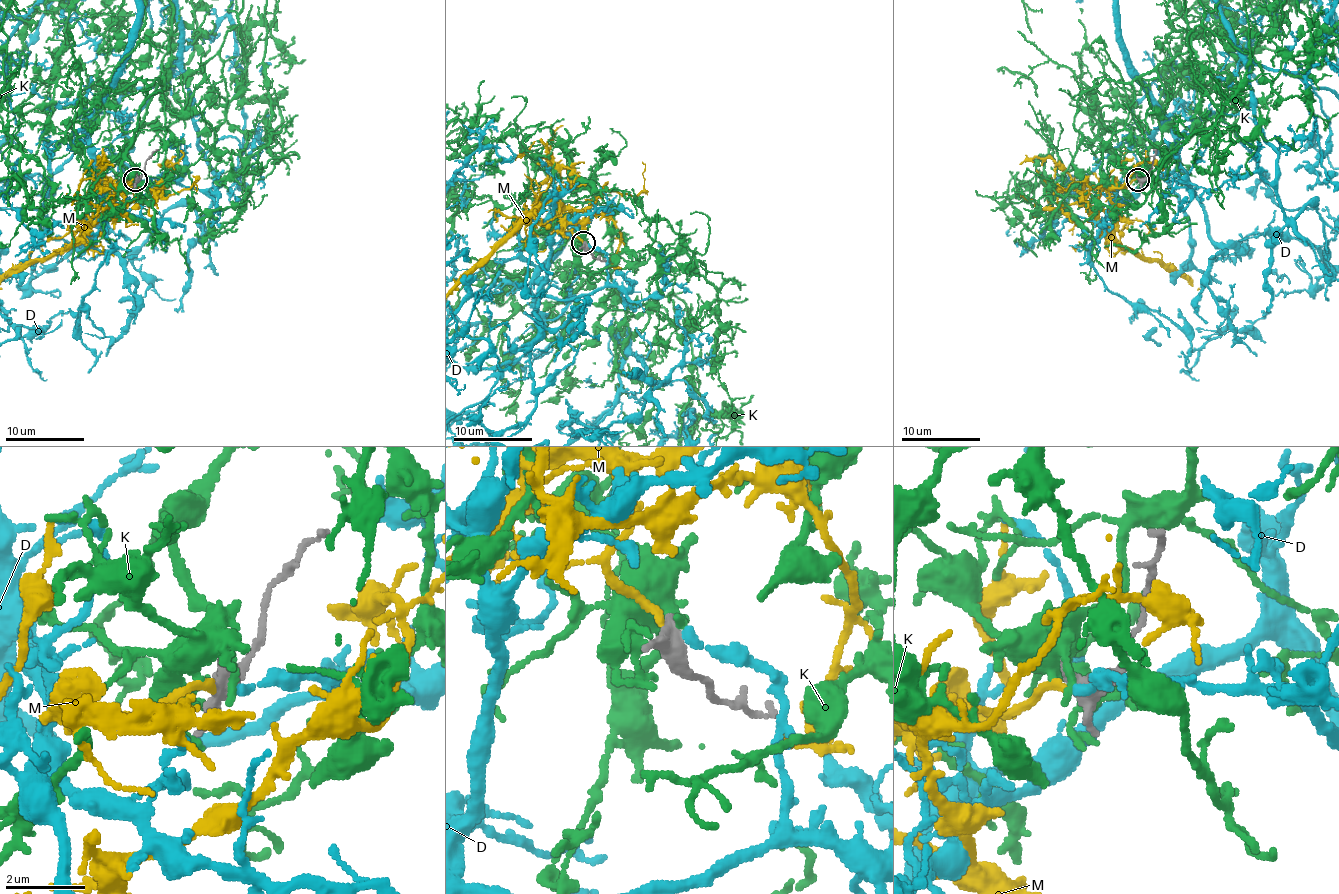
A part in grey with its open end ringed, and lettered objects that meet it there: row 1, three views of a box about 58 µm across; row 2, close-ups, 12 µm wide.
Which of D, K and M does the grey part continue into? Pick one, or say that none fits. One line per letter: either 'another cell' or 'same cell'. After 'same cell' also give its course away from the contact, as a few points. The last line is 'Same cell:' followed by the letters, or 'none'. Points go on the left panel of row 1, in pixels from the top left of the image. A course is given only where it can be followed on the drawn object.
D: another cell
K: another cell
M: same cell
Same cell: M

